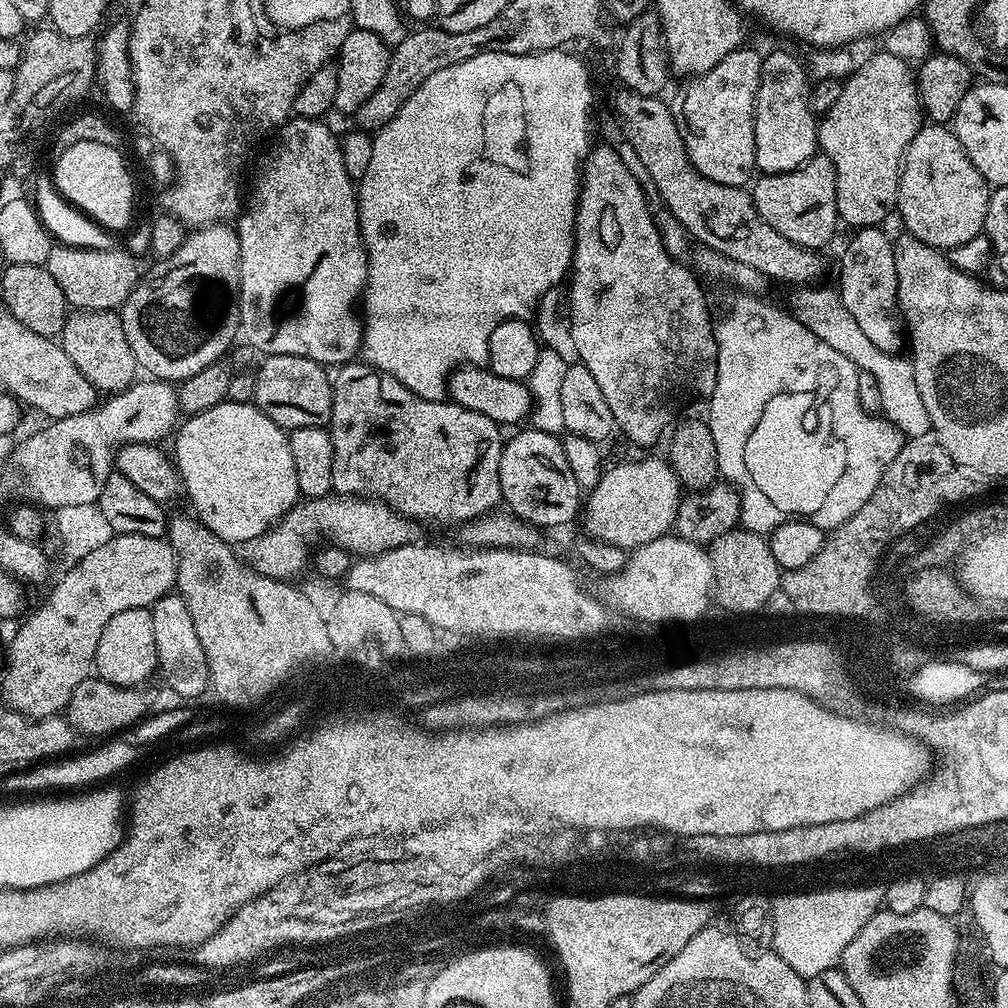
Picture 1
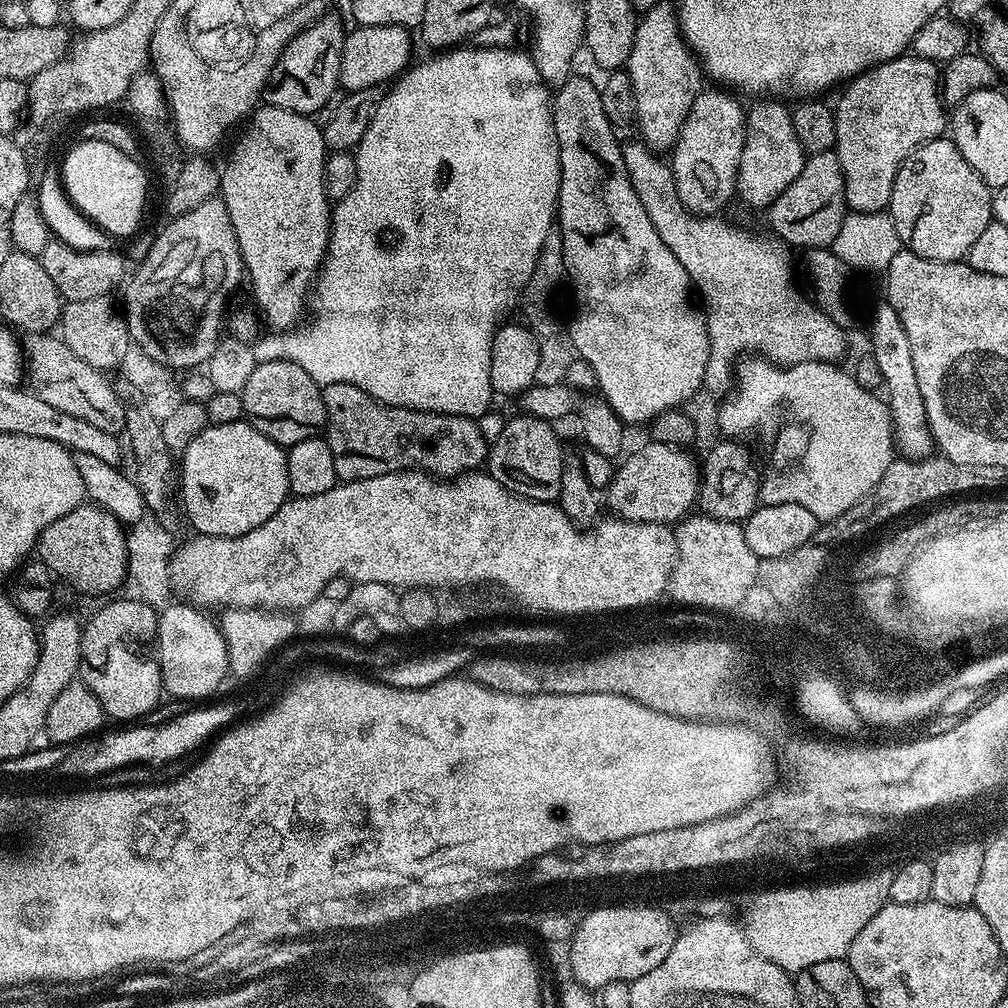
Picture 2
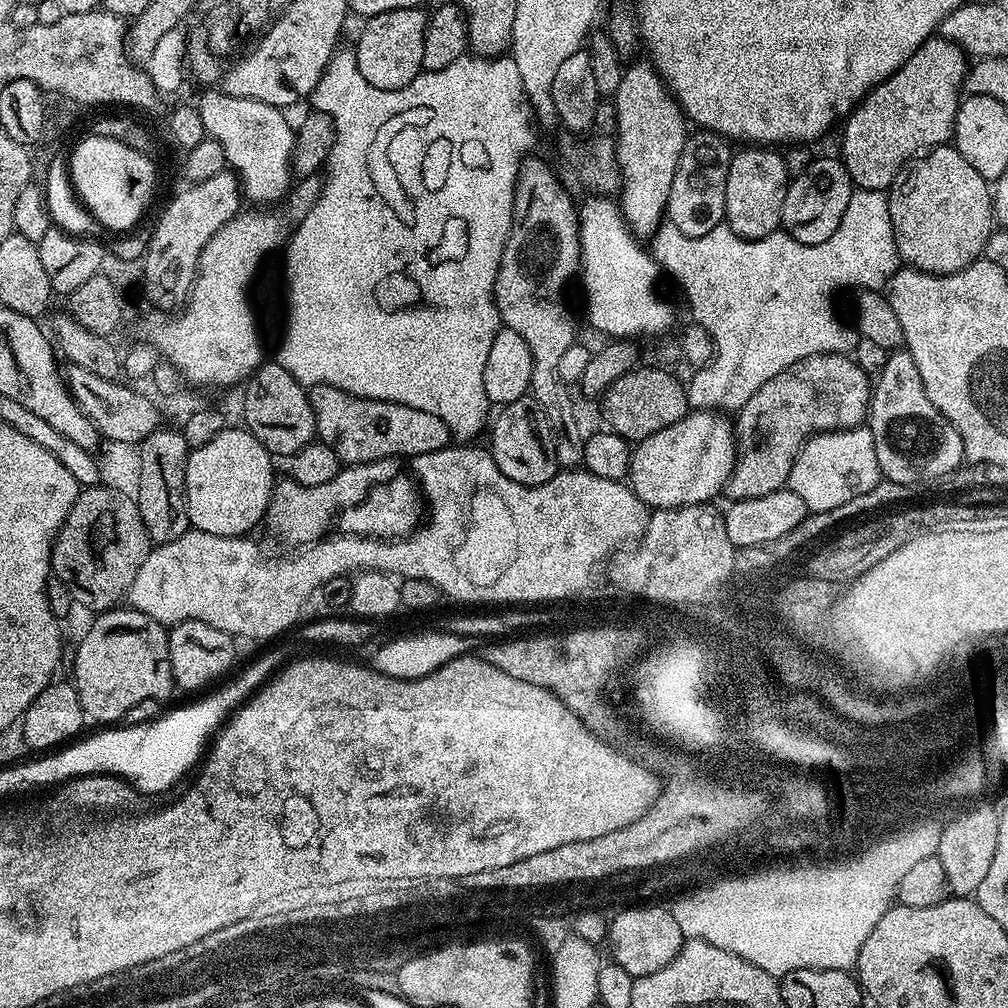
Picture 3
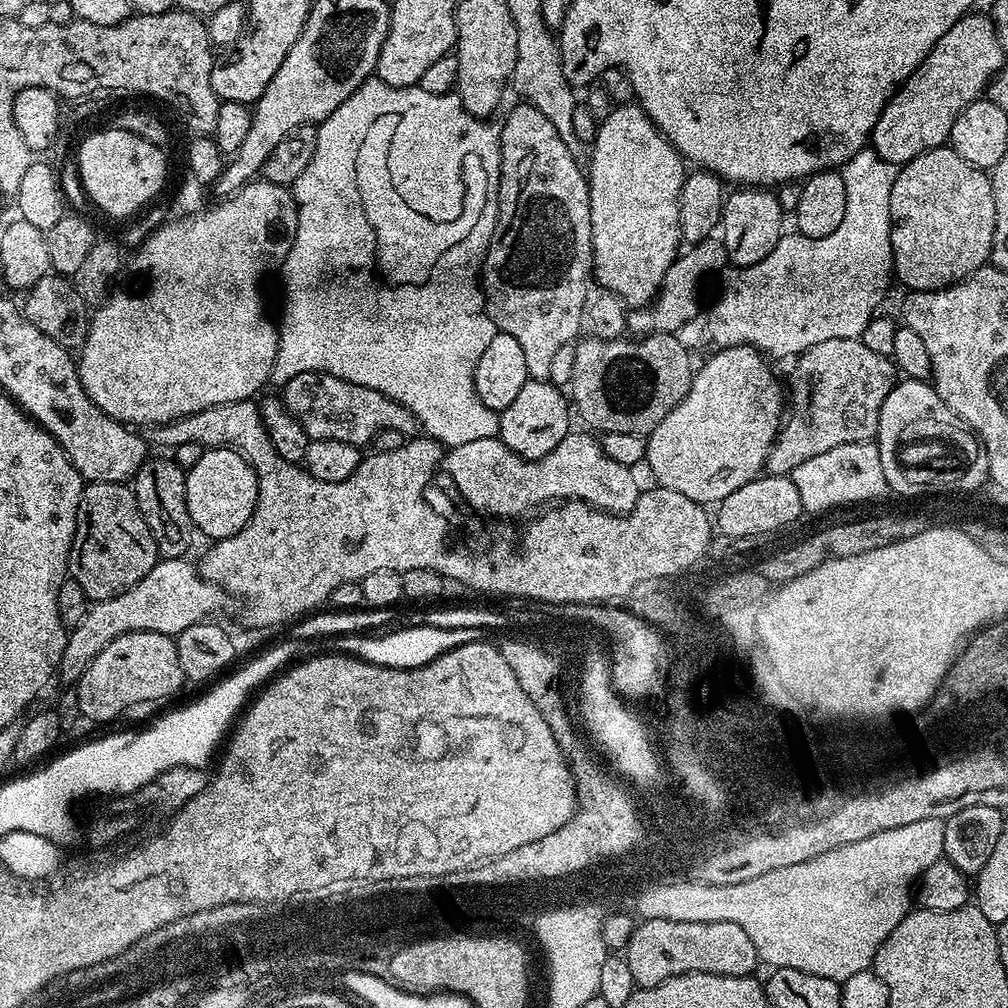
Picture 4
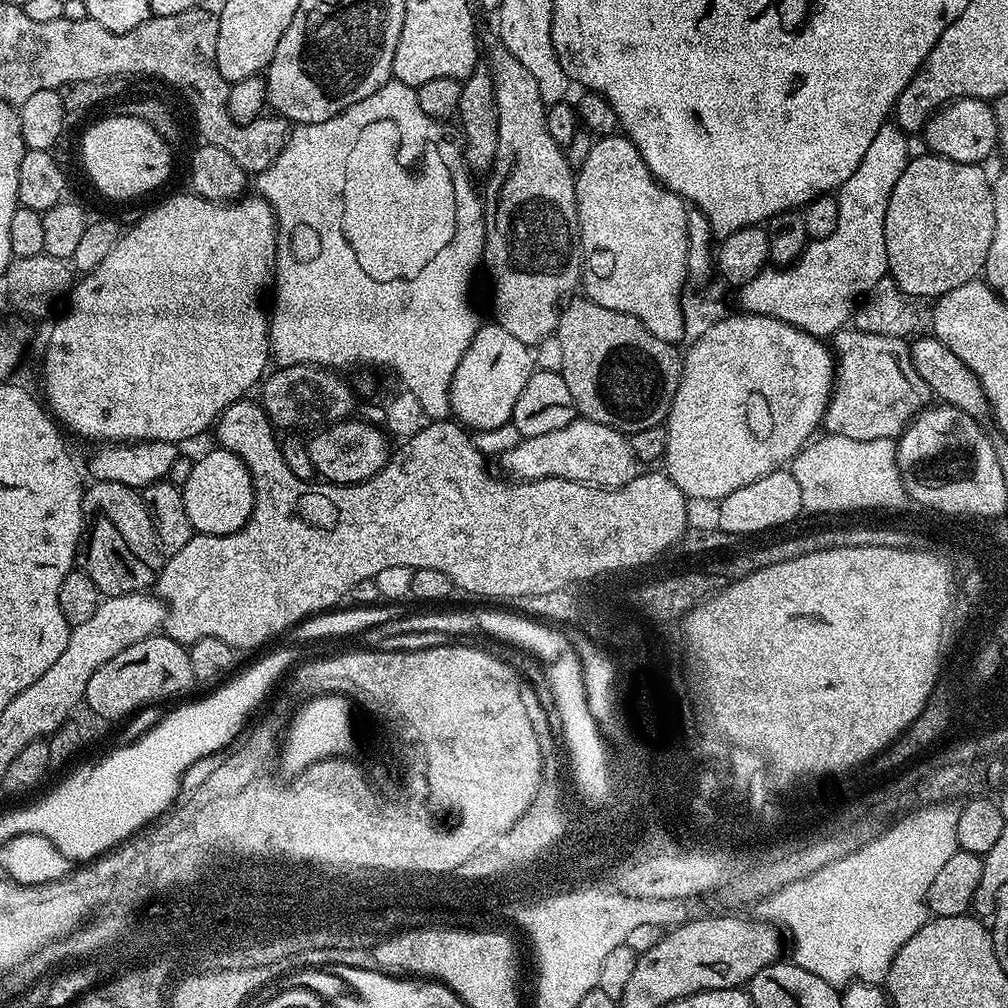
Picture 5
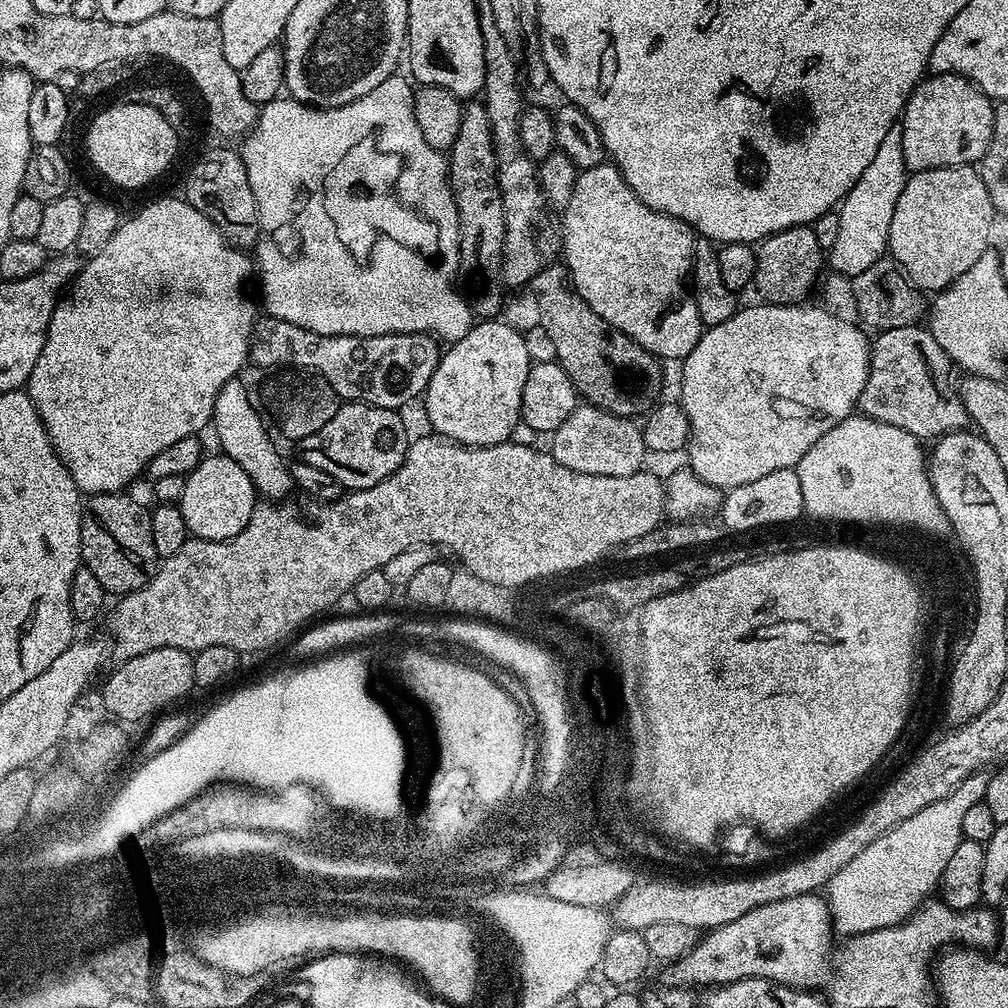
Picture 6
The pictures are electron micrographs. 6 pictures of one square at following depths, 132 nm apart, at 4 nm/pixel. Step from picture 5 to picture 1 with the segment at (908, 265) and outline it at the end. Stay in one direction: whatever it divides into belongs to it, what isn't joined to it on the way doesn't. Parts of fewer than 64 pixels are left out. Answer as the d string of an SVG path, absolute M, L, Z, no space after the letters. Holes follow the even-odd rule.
M931 122L920 127L904 155L896 195L895 211L898 216L900 212L907 235L941 250L962 246L984 232L989 195L990 185L978 174L951 127Z

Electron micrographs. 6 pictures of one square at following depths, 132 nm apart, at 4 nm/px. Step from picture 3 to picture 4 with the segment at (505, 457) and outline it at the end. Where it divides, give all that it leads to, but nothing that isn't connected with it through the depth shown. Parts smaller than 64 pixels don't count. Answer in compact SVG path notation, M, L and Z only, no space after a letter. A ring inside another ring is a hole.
M529 378L522 386L522 390L500 413L500 434L499 439L514 454L518 454L527 460L541 460L562 438L566 438L570 429L573 427L573 413L570 411L570 400L567 395L564 396L559 387L553 384L551 380L533 380Z

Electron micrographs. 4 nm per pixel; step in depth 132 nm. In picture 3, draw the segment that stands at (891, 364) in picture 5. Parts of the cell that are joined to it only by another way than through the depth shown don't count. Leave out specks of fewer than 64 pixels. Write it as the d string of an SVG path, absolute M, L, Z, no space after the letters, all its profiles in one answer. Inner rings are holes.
M818 354L794 362L782 374L774 374L770 382L758 386L734 416L736 434L736 465L726 485L726 496L729 501L746 498L762 498L762 494L774 494L785 487L788 475L795 466L796 456L800 449L812 437L821 432L841 432L847 428L861 427L868 418L868 402L872 399L873 381L852 361L848 354Z

